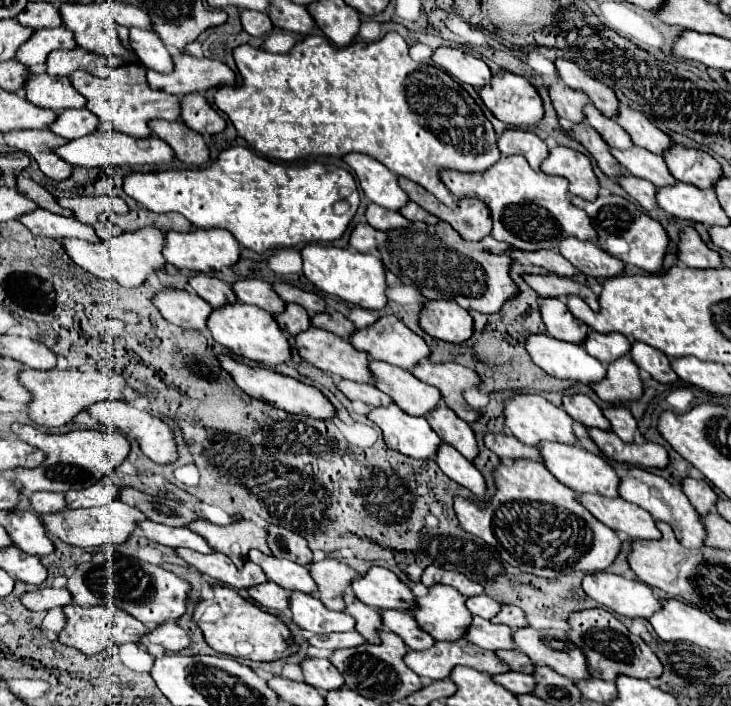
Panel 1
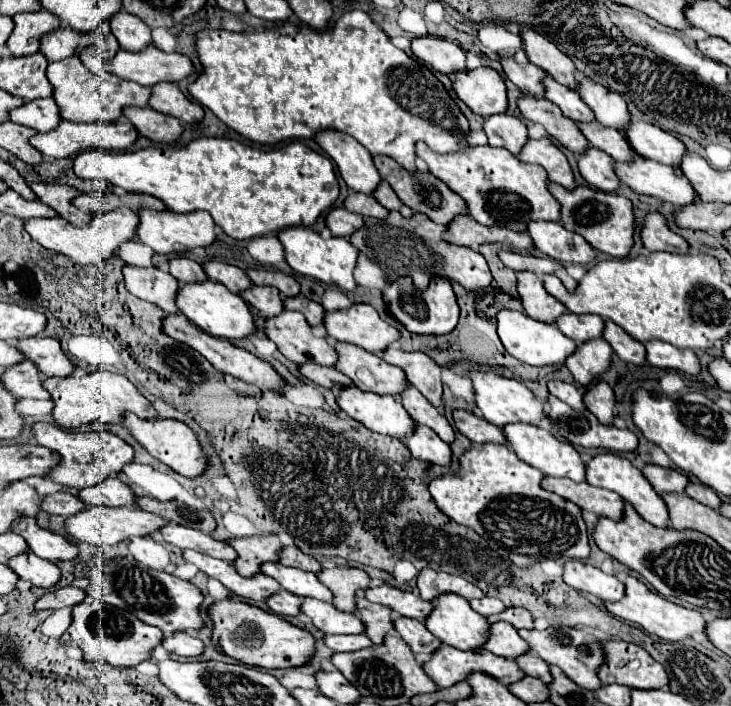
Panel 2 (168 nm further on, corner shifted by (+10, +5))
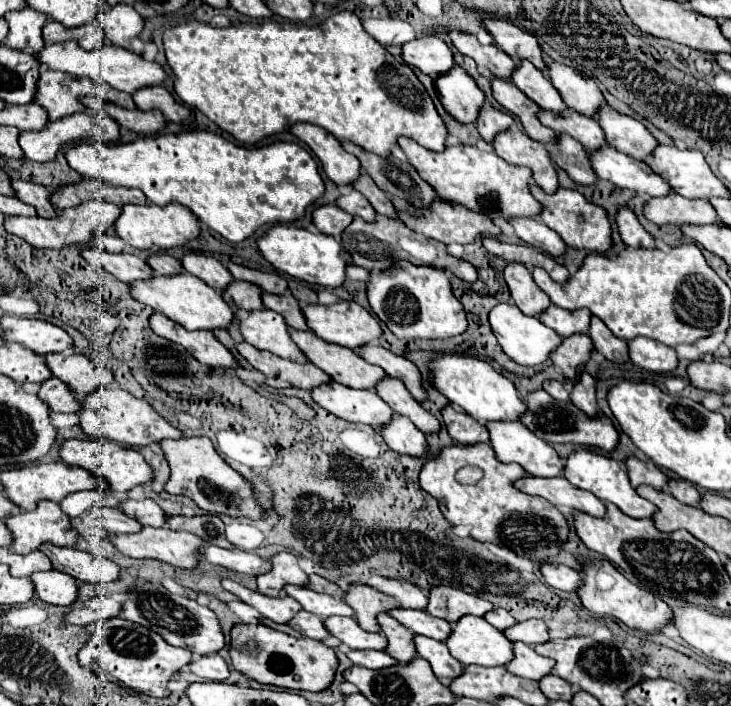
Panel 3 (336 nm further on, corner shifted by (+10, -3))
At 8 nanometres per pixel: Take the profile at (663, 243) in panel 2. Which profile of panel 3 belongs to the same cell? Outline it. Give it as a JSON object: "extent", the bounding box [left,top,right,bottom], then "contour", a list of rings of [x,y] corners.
{"extent":[615,207,655,249],"contour":[[[619,207],[615,215],[615,223],[619,229],[619,235],[627,247],[643,247],[643,249],[653,249],[655,241],[653,237],[643,229],[643,225],[637,221],[633,211],[629,207]]]}

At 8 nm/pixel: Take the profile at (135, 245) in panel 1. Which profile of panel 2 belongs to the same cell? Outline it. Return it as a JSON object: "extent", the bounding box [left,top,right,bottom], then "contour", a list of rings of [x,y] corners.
{"extent":[25,209,139,265],"contour":[[[115,209],[109,213],[99,213],[87,227],[73,227],[69,221],[63,217],[53,217],[53,219],[31,219],[25,223],[25,231],[45,249],[51,249],[55,253],[61,253],[69,257],[75,265],[95,265],[103,259],[111,259],[113,253],[127,241],[137,237],[137,225],[139,225],[139,215],[133,213],[131,209]]]}

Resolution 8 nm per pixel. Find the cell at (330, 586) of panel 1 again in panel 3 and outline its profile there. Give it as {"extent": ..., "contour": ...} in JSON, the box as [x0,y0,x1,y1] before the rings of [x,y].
{"extent":[345,585,401,633],"contour":[[[351,585],[345,593],[345,601],[355,609],[357,621],[365,631],[379,633],[377,613],[387,613],[389,609],[401,607],[393,597],[369,587],[369,585]]]}

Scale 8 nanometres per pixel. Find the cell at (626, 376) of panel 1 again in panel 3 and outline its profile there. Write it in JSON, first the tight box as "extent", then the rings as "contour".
{"extent":[551,333,593,379],"contour":[[[577,333],[577,337],[563,337],[561,345],[553,349],[551,361],[563,369],[567,379],[575,379],[579,367],[583,367],[591,357],[591,349],[593,343],[587,333]]]}

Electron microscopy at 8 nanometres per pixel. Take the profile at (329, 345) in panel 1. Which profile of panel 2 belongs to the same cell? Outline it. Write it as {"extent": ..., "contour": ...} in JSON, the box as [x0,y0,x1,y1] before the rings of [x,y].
{"extent":[265,309,337,367],"contour":[[[285,309],[281,315],[267,319],[265,331],[277,349],[295,365],[317,363],[323,367],[335,367],[337,363],[333,341],[327,337],[315,337],[301,313]]]}

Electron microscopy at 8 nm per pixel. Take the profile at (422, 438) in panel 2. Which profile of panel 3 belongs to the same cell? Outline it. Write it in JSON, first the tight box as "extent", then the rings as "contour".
{"extent":[381,415,429,457],"contour":[[[393,415],[389,423],[381,427],[381,437],[383,441],[397,453],[401,455],[411,455],[411,457],[421,457],[429,451],[425,435],[407,419],[401,415]]]}

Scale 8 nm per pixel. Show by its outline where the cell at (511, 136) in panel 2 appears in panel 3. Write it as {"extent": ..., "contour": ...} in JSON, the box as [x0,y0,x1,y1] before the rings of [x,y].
{"extent":[475,103,515,143],"contour":[[[485,103],[485,105],[479,109],[479,117],[477,117],[477,123],[475,123],[475,125],[477,125],[479,135],[481,135],[487,143],[491,143],[493,137],[495,137],[499,131],[511,129],[515,123],[513,123],[513,119],[511,119],[507,113],[503,113],[503,111],[495,109],[493,105]]]}

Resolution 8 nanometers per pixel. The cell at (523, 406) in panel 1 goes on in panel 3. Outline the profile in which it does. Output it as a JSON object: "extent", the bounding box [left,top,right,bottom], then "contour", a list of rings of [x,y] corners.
{"extent":[429,353,525,423],"contour":[[[445,353],[445,355],[431,359],[429,375],[431,375],[433,387],[439,393],[443,393],[451,403],[465,409],[479,423],[517,421],[517,417],[525,411],[525,403],[521,401],[515,385],[503,373],[495,371],[489,361],[467,357],[467,355]]]}

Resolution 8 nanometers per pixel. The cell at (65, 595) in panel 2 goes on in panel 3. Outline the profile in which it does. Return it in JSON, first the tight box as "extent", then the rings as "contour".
{"extent":[65,597,121,625],"contour":[[[93,597],[85,605],[73,607],[73,611],[67,613],[65,621],[73,625],[91,625],[119,615],[121,615],[121,603],[113,601],[111,597]]]}

